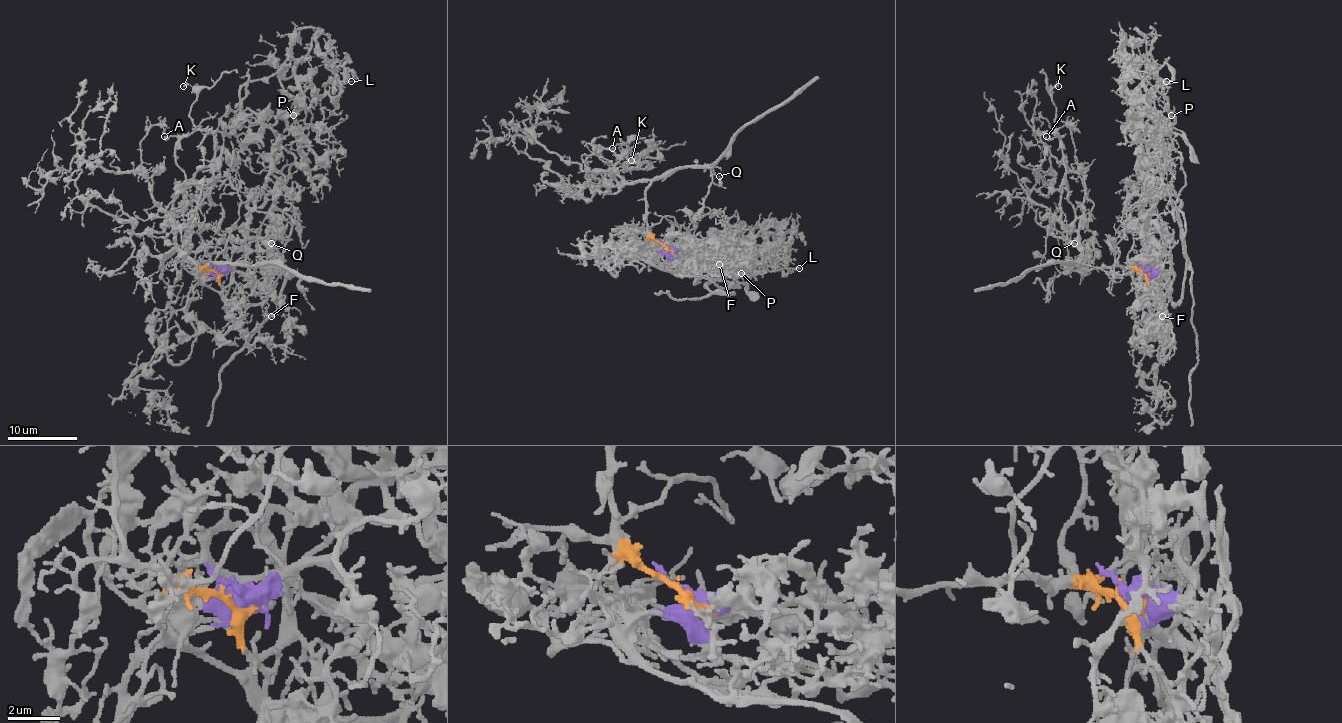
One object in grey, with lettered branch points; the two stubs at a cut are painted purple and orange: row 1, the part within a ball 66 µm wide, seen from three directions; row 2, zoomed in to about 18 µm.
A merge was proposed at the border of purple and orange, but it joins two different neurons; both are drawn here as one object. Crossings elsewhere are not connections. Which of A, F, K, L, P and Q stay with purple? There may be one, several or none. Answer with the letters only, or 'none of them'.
F, L, P

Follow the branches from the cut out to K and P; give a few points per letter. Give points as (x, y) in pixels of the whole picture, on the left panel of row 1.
K: (215, 268), (198, 268), (166, 215), (185, 179), (175, 145), (192, 130), (196, 91), (184, 86)
P: (215, 268), (231, 273), (231, 303), (266, 297), (259, 229), (287, 151), (304, 145), (306, 112), (294, 116)

